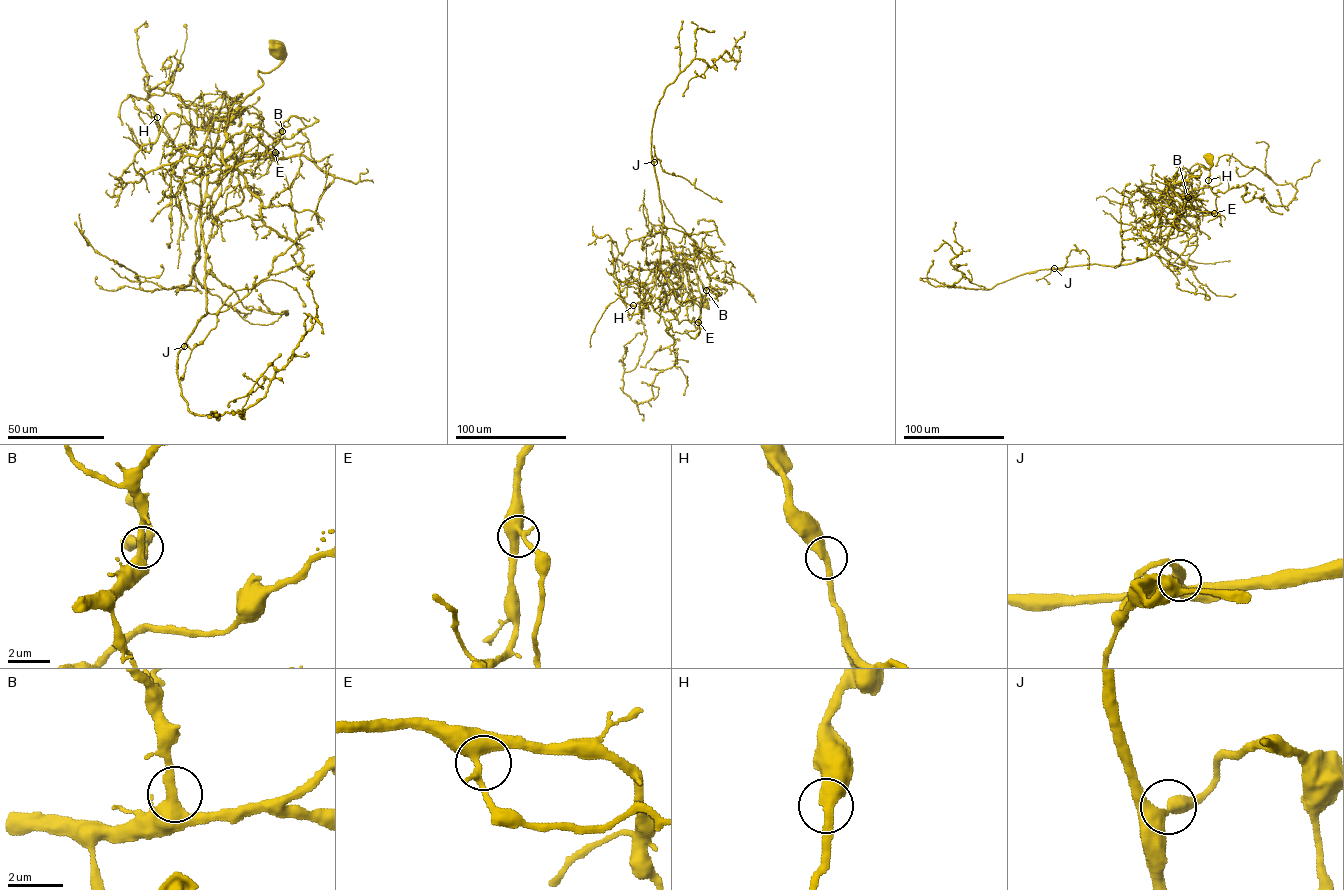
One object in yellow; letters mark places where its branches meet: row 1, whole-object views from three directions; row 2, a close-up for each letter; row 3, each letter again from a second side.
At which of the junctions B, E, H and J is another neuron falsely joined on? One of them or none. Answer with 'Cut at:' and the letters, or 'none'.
Cut at: none

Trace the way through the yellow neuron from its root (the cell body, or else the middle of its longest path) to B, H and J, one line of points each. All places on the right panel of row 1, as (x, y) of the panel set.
B: (1209, 160), (1210, 168), (1201, 166), (1198, 176), (1178, 181), (1164, 190), (1171, 186), (1180, 198), (1188, 197)
H: (1209, 160), (1210, 168), (1201, 166), (1201, 174), (1187, 179), (1189, 192), (1171, 193), (1197, 196), (1208, 180)
J: (1209, 160), (1210, 168), (1201, 166), (1201, 174), (1187, 179), (1185, 206), (1153, 254), (1114, 266), (1054, 268)

